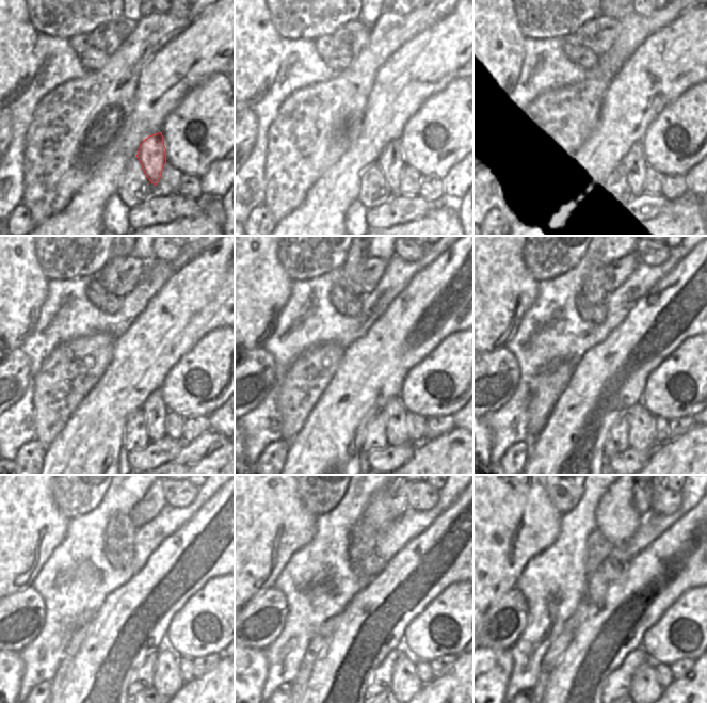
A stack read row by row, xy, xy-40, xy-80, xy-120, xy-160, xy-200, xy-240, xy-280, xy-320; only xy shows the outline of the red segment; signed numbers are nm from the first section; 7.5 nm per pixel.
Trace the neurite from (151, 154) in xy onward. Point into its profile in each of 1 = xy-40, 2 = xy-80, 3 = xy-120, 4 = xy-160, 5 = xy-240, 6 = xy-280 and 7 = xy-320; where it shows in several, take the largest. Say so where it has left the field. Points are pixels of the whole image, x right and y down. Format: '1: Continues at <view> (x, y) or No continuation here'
1: Continues at xy-40 (391, 162)
2: Continues at xy-80 (633, 166)
3: Continues at xy-120 (154, 408)
4: Continues at xy-160 (396, 415)
5: Continues at xy-240 (167, 681)
6: Continues at xy-280 (405, 684)
7: Continues at xy-320 (645, 690)

